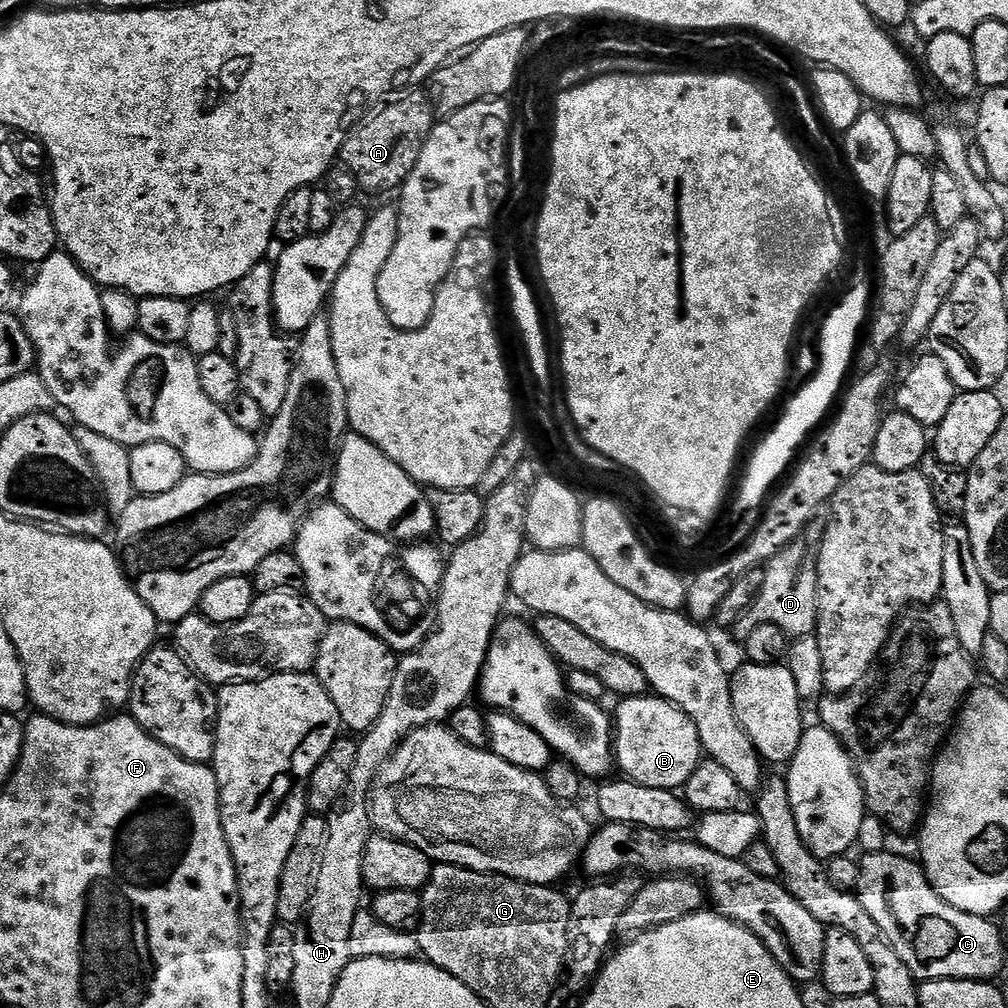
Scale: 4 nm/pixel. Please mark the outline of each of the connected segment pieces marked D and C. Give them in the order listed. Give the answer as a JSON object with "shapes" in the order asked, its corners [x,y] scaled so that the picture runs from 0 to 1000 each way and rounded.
{"shapes":[[[[801,535],[789,536],[783,544],[774,547],[758,563],[758,576],[750,596],[741,609],[728,620],[729,626],[740,629],[748,621],[772,621],[784,633],[805,631],[810,626],[812,613],[812,562],[811,545],[801,540]]],[[[885,843],[863,845],[852,850],[853,870],[848,884],[855,899],[863,906],[863,911],[871,915],[871,923],[887,938],[891,950],[903,958],[910,973],[934,972],[978,972],[983,973],[996,960],[996,933],[983,912],[975,909],[963,909],[960,905],[942,899],[934,891],[927,879],[917,868],[916,860],[908,852],[900,853],[897,849],[888,849]]]]}

